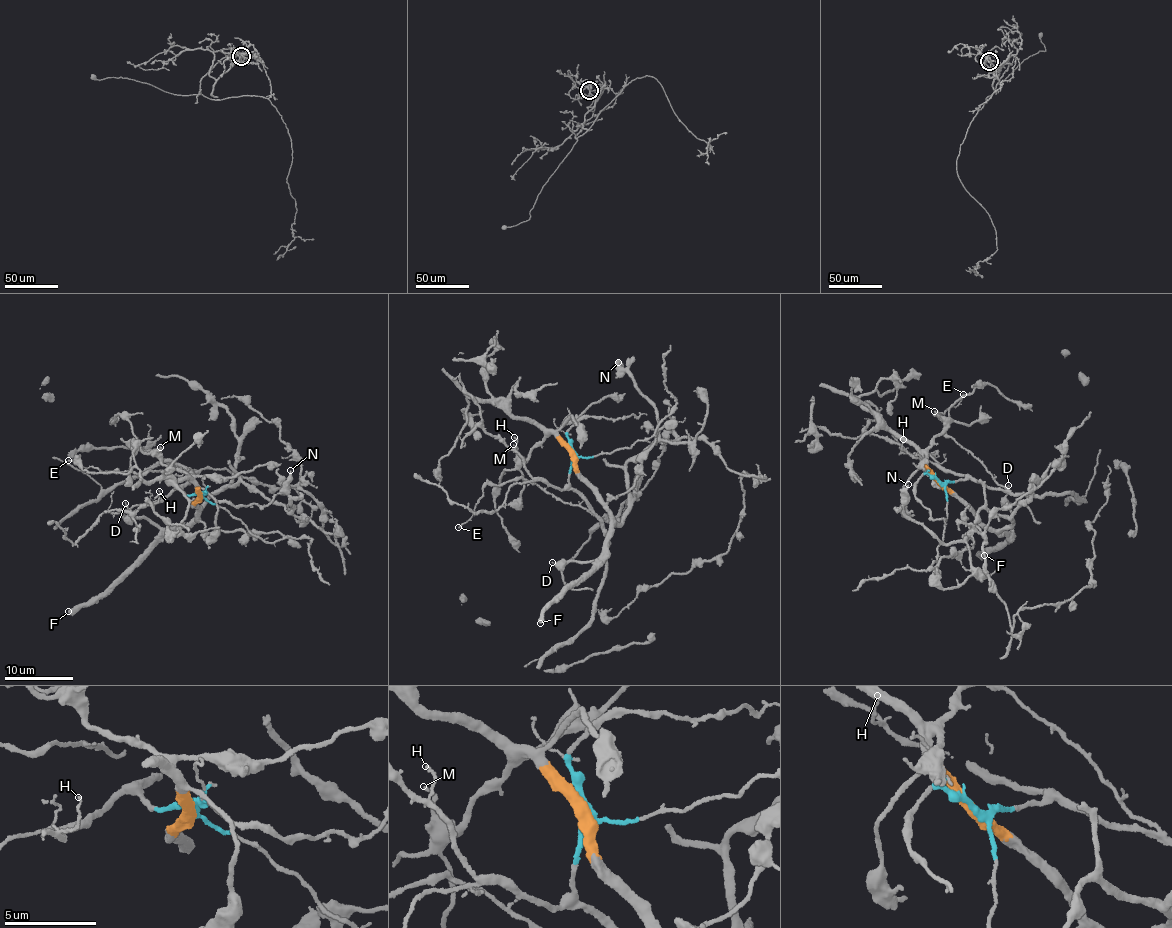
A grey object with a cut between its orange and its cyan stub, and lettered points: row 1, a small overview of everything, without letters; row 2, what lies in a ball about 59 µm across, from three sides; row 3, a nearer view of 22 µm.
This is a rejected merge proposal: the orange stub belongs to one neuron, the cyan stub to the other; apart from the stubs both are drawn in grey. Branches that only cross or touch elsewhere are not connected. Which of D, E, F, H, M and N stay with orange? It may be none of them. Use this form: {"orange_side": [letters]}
{"orange_side": ["D", "F", "M", "N"]}

